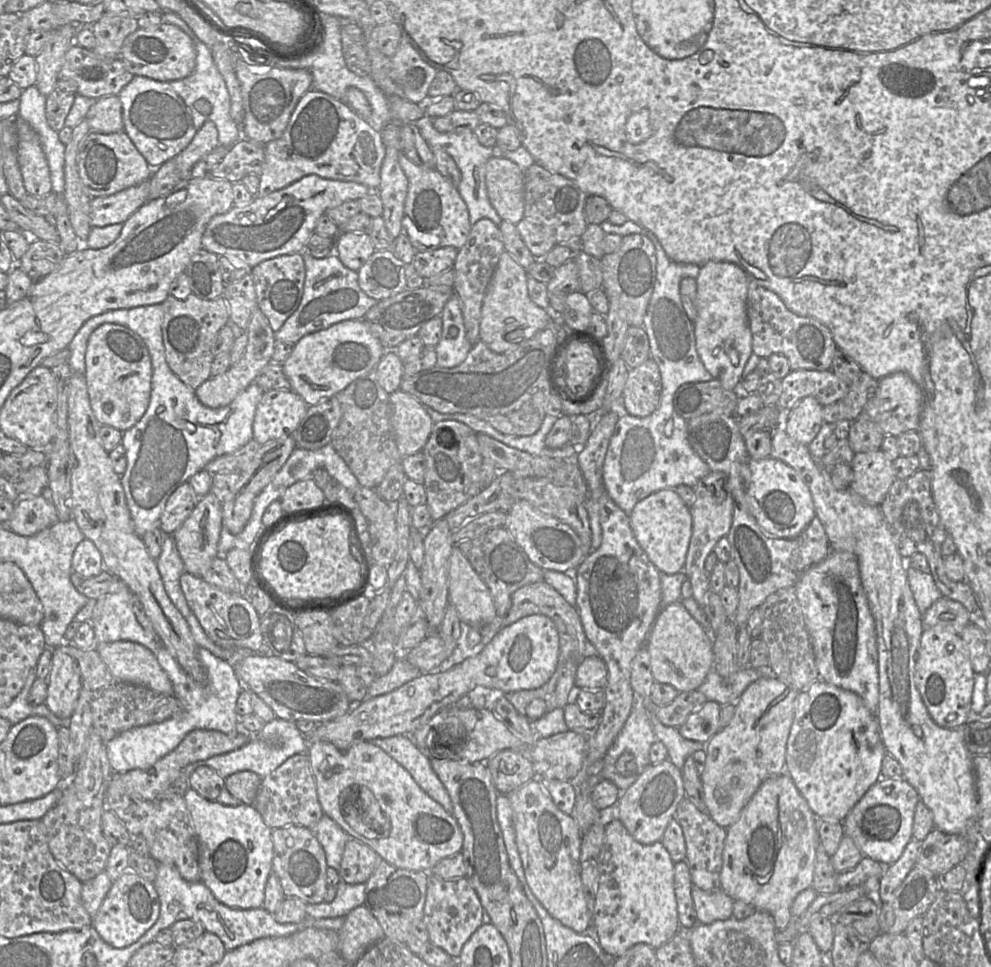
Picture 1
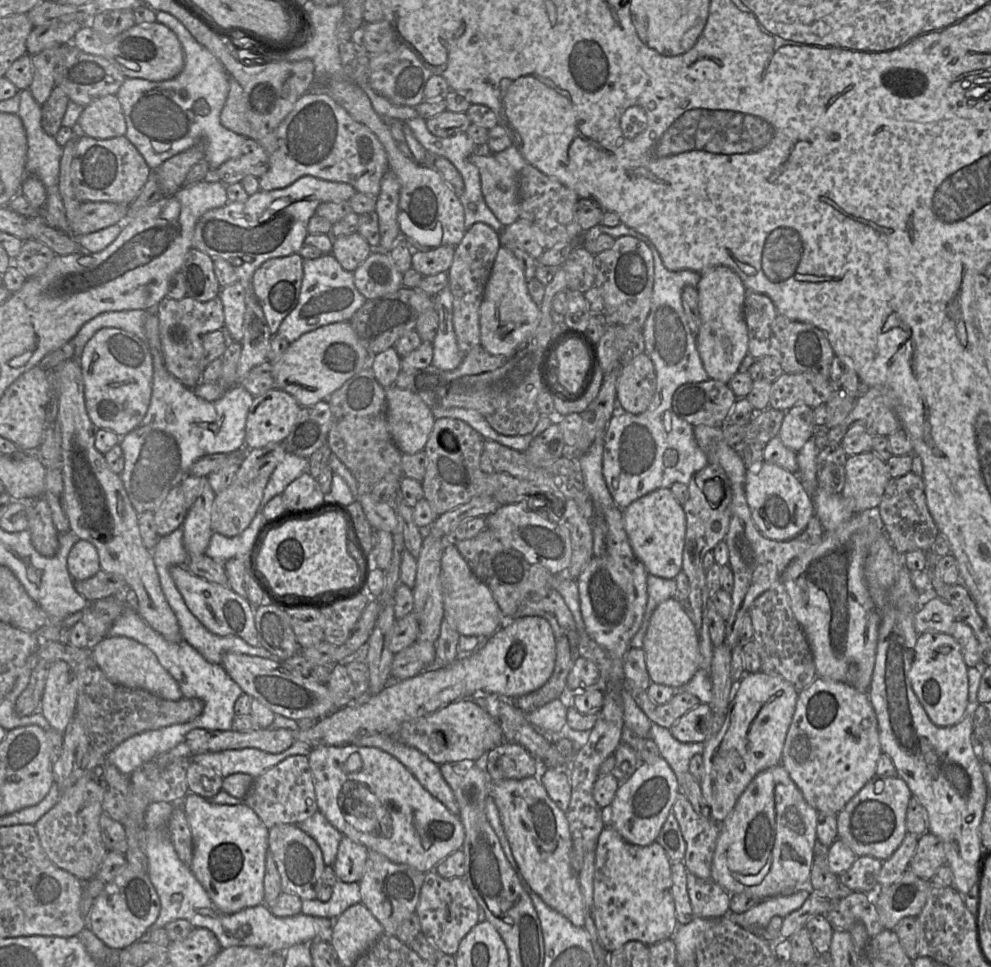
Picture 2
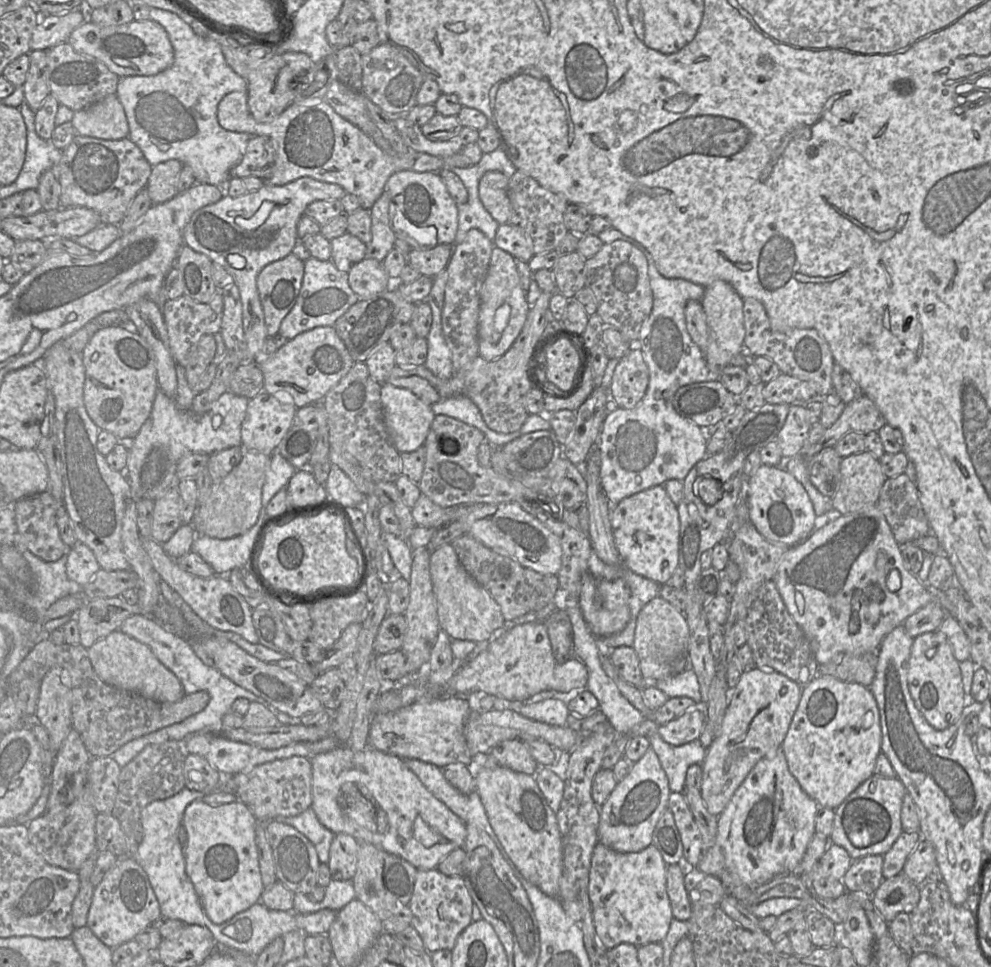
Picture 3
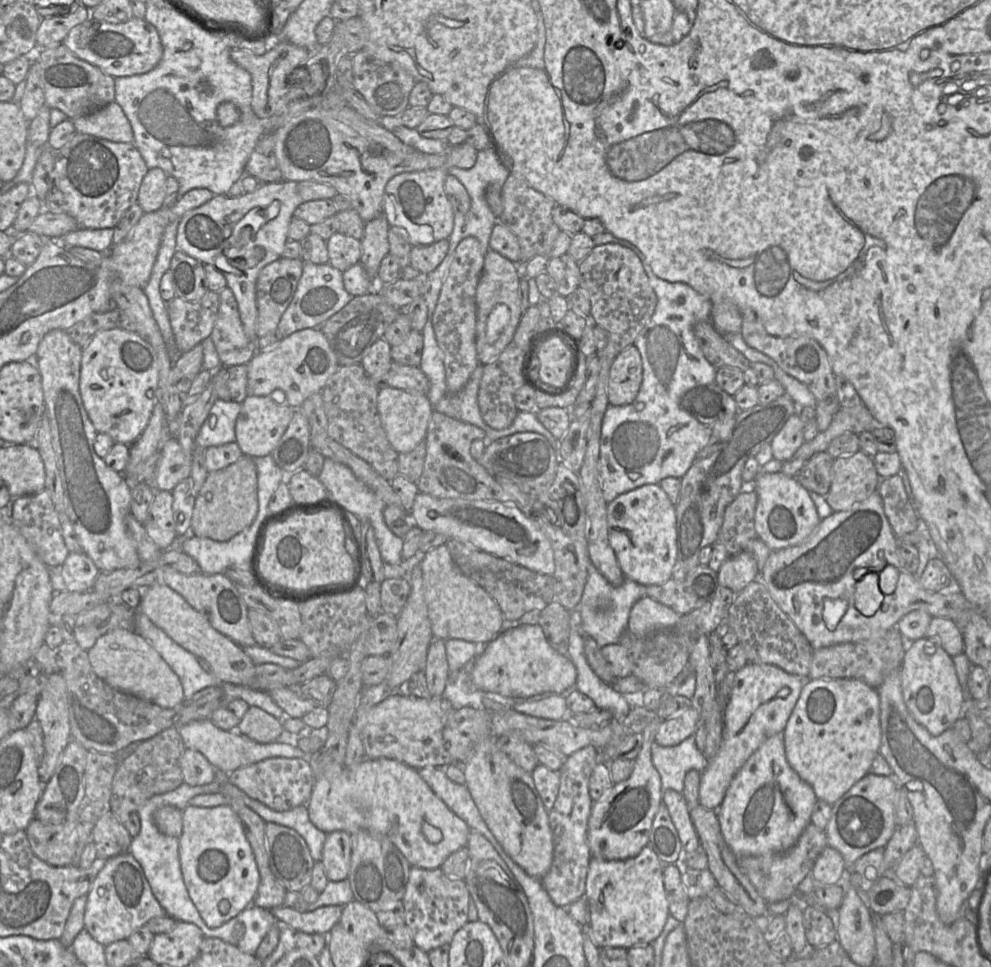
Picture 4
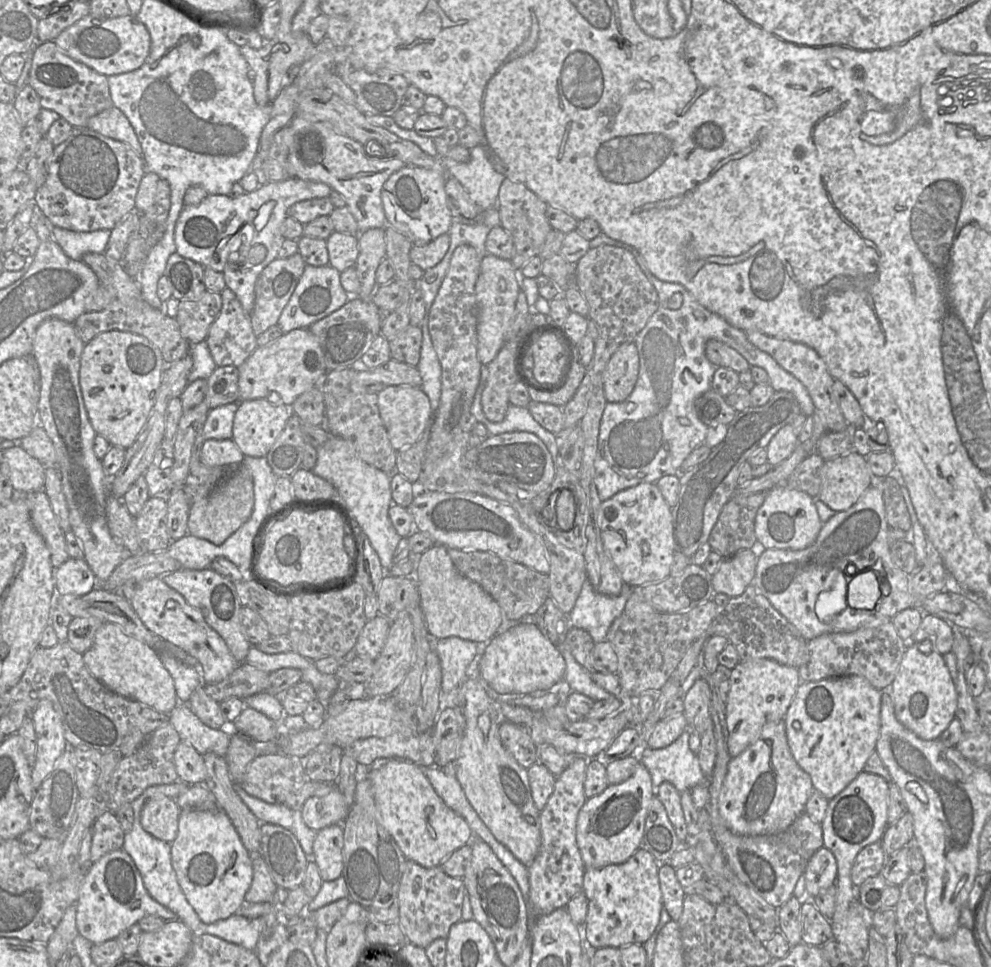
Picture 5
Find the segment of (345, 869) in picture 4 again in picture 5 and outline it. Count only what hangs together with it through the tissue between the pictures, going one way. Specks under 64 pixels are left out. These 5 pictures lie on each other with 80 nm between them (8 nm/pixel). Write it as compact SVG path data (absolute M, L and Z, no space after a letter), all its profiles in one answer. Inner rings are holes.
M342 824L330 825L316 833L313 843L313 860L323 881L342 876L344 832Z

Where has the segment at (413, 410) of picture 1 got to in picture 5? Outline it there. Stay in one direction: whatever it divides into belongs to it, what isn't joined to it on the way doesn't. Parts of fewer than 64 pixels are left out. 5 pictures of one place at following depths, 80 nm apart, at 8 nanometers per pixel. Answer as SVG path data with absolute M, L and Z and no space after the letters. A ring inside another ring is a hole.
M388 386L377 396L380 418L394 450L413 445L433 417L427 395L421 388Z

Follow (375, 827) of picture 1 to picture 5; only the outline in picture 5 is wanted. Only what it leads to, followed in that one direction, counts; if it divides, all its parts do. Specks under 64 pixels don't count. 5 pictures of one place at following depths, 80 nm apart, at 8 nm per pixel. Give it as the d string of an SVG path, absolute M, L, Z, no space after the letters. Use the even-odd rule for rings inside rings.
M379 759L368 768L376 819L393 837L406 859L424 868L440 867L454 851L471 845L474 834L466 820L438 796L424 769L401 759ZM334 786L326 796L307 799L301 809L301 815L305 824L318 832L330 825L342 824L349 811L350 806Z

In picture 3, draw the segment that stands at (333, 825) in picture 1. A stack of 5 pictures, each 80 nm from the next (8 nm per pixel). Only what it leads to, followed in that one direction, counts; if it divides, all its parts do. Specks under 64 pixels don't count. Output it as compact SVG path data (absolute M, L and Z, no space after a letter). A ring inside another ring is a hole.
M308 808L297 816L278 816L274 821L288 824L302 833L314 845L320 863L328 863L330 845L335 834L319 822L312 808Z

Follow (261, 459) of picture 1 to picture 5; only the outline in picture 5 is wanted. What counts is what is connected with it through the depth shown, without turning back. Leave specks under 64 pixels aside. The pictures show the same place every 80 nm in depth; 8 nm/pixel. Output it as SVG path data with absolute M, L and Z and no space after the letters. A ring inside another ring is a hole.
M243 465L231 473L205 498L191 504L188 517L188 534L221 545L251 517L254 507L253 479Z

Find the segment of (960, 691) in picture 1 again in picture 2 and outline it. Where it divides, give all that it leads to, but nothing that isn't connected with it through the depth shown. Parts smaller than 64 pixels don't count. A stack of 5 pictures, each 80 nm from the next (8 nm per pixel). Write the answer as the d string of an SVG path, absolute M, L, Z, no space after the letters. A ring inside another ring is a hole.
M942 632L919 634L909 677L913 691L936 726L953 726L962 719L969 704L968 666L952 635Z

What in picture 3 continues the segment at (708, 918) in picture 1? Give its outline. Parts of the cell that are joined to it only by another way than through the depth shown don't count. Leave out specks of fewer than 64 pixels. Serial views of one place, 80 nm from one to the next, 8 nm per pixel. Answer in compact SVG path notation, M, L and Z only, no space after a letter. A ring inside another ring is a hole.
M697 868L685 875L684 884L692 905L720 905L727 894L718 878Z

